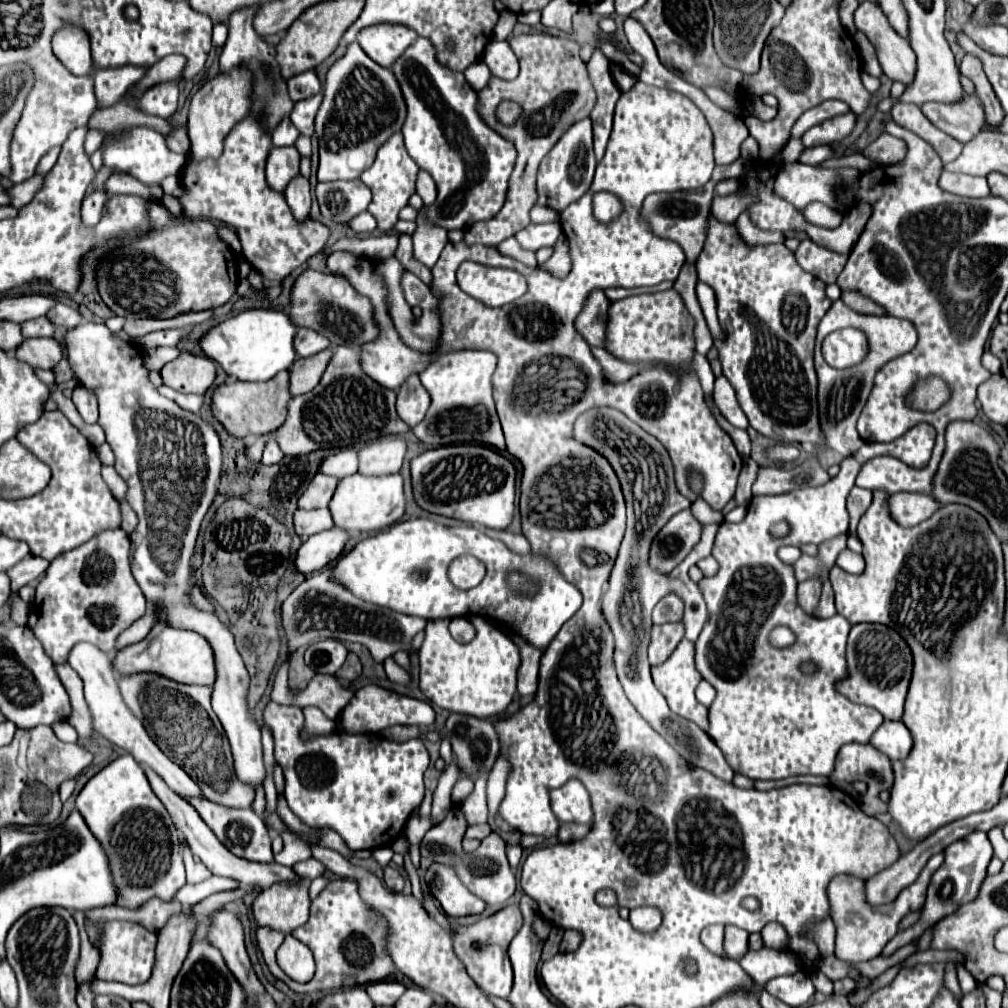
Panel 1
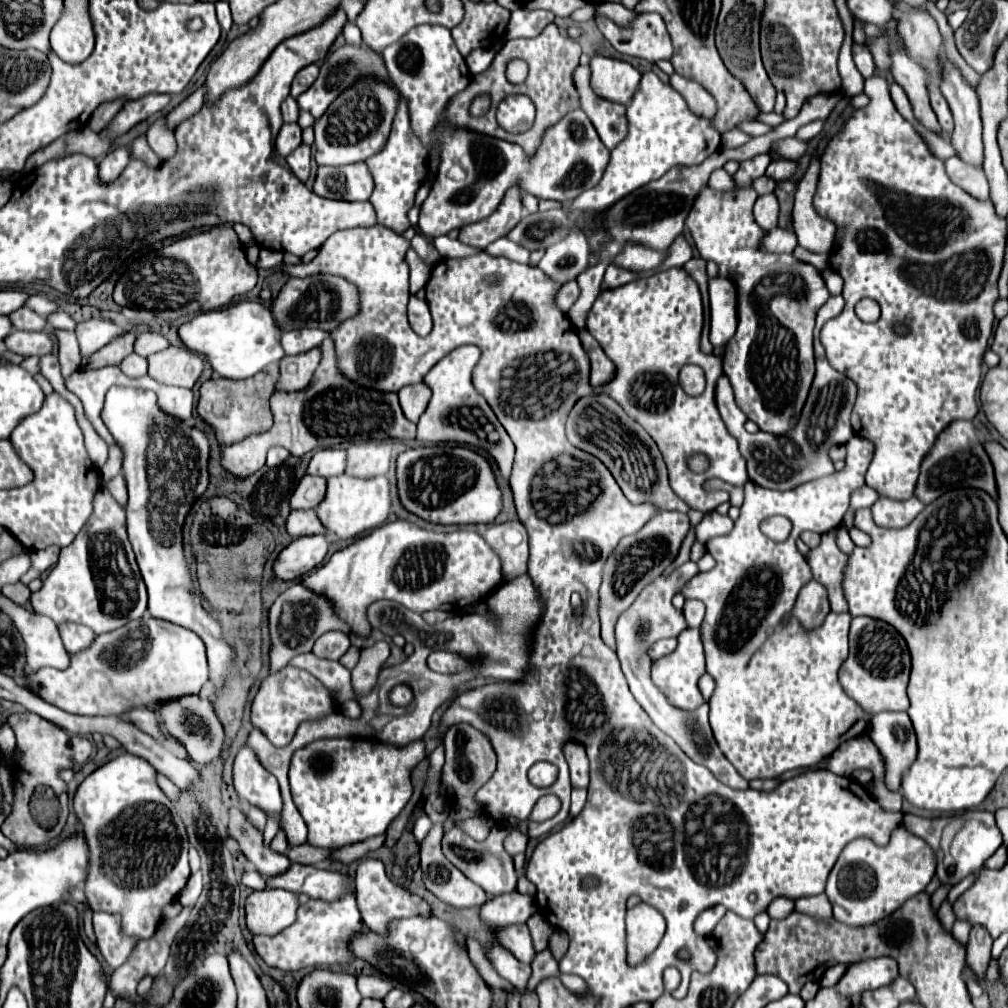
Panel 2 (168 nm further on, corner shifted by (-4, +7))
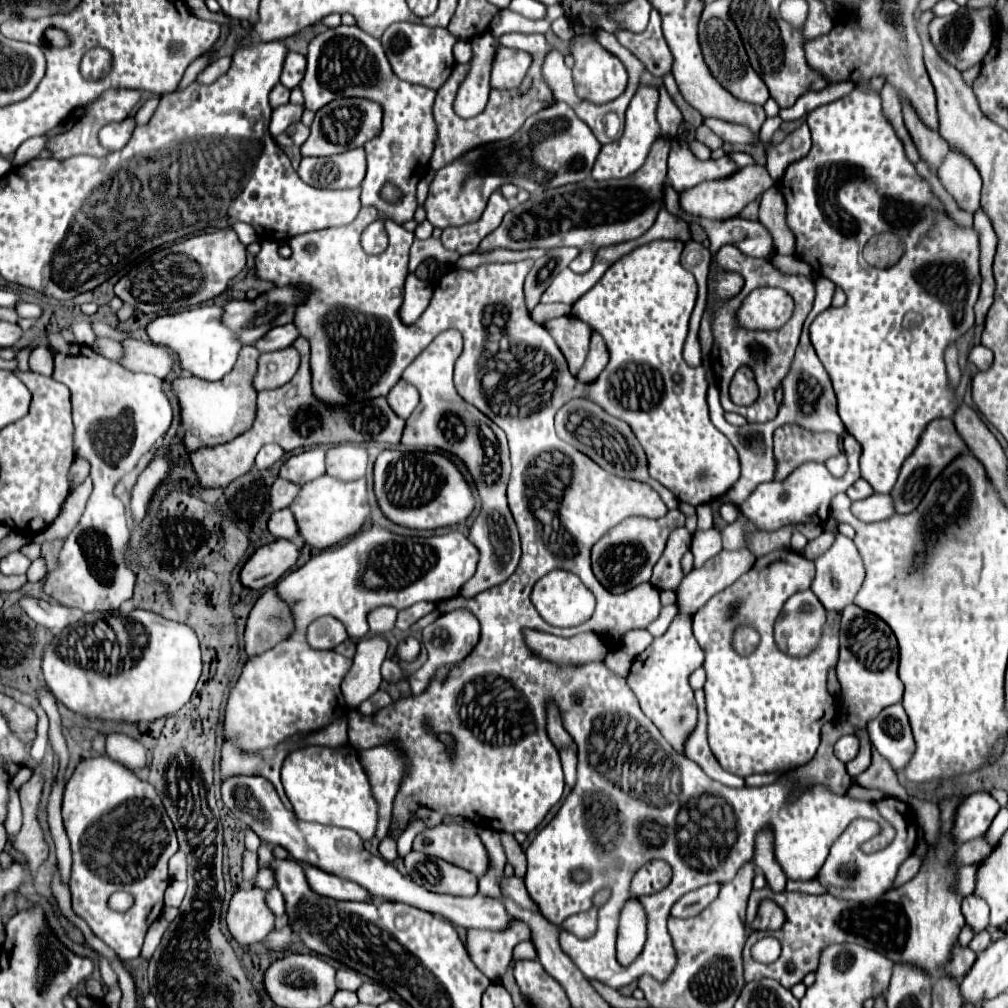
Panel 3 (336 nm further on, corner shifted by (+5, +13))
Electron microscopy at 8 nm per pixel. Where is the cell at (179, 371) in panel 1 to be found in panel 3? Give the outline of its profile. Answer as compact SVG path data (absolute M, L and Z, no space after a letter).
M127 339L123 341L123 349L125 357L121 365L133 373L151 373L159 379L165 379L173 371L175 359L169 349L161 345L153 345L151 341Z

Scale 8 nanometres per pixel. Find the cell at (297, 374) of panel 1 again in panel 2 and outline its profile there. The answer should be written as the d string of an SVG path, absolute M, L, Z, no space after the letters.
M310 349L306 353L300 355L292 355L292 357L284 357L280 361L280 379L276 383L276 391L300 391L304 389L316 367L318 367L318 359L320 359L320 351Z

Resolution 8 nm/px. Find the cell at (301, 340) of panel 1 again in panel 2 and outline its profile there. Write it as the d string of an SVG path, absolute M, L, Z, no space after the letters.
M298 329L298 331L282 333L280 343L286 355L298 355L298 353L306 353L318 347L326 337L328 333L322 329Z

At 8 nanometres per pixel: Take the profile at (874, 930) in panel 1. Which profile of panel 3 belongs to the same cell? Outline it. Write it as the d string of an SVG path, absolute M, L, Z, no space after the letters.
M891 797L881 799L875 805L877 805L879 813L883 815L883 819L893 825L897 835L889 847L885 847L877 853L869 853L869 855L863 853L859 847L831 847L829 857L817 875L817 881L821 881L821 885L825 885L825 889L827 889L827 893L831 893L837 899L875 901L877 897L881 897L883 893L887 893L893 887L893 881L897 877L901 863L913 853L915 839L917 839L917 823L911 813L911 807L907 803L903 803L899 799L891 799Z

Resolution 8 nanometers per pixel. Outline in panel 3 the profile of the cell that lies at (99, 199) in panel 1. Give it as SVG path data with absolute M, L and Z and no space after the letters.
M133 117L125 119L121 123L109 123L99 131L99 141L109 153L115 153L115 151L119 151L127 145L127 141L131 139L133 129L135 129Z

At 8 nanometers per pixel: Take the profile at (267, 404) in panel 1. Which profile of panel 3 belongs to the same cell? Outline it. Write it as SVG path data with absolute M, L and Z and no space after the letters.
M245 347L237 359L233 371L221 381L205 381L193 375L181 375L173 381L173 389L177 393L181 405L181 425L185 427L183 443L189 451L197 451L201 447L215 447L219 443L227 443L237 435L249 431L257 417L257 391L253 389L253 377L257 373L259 351L255 347Z

